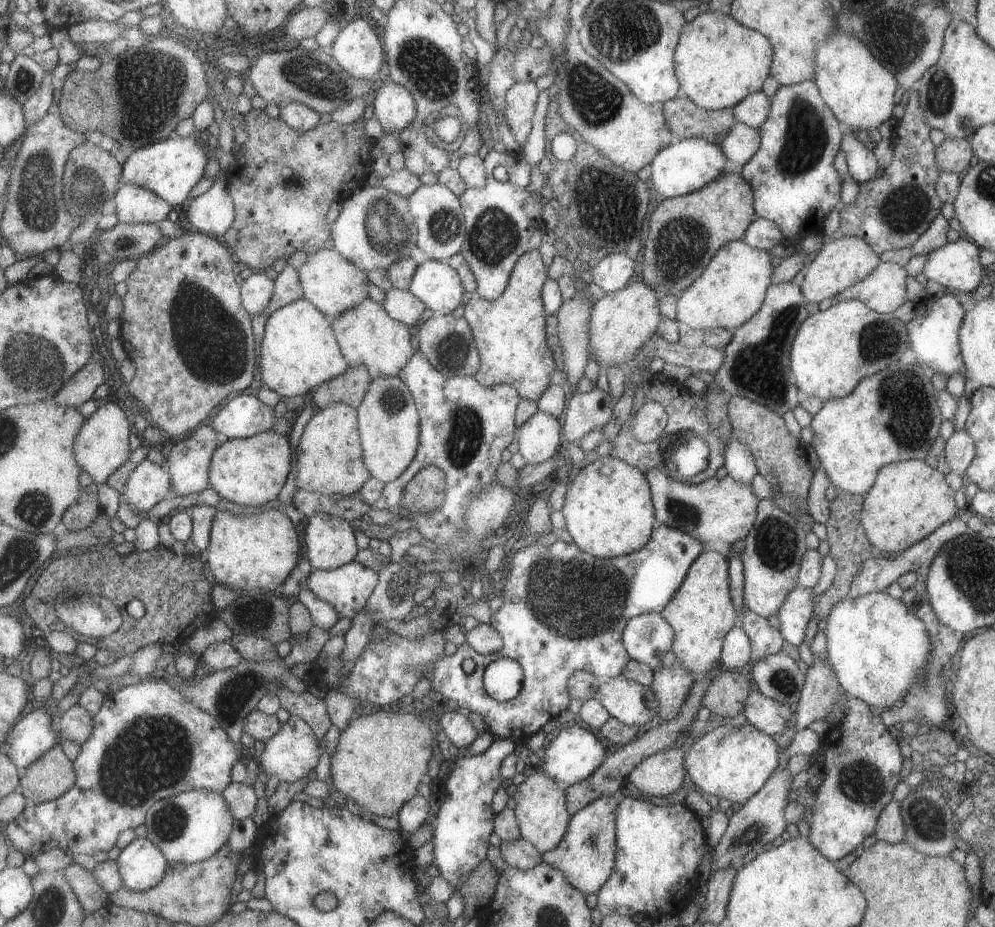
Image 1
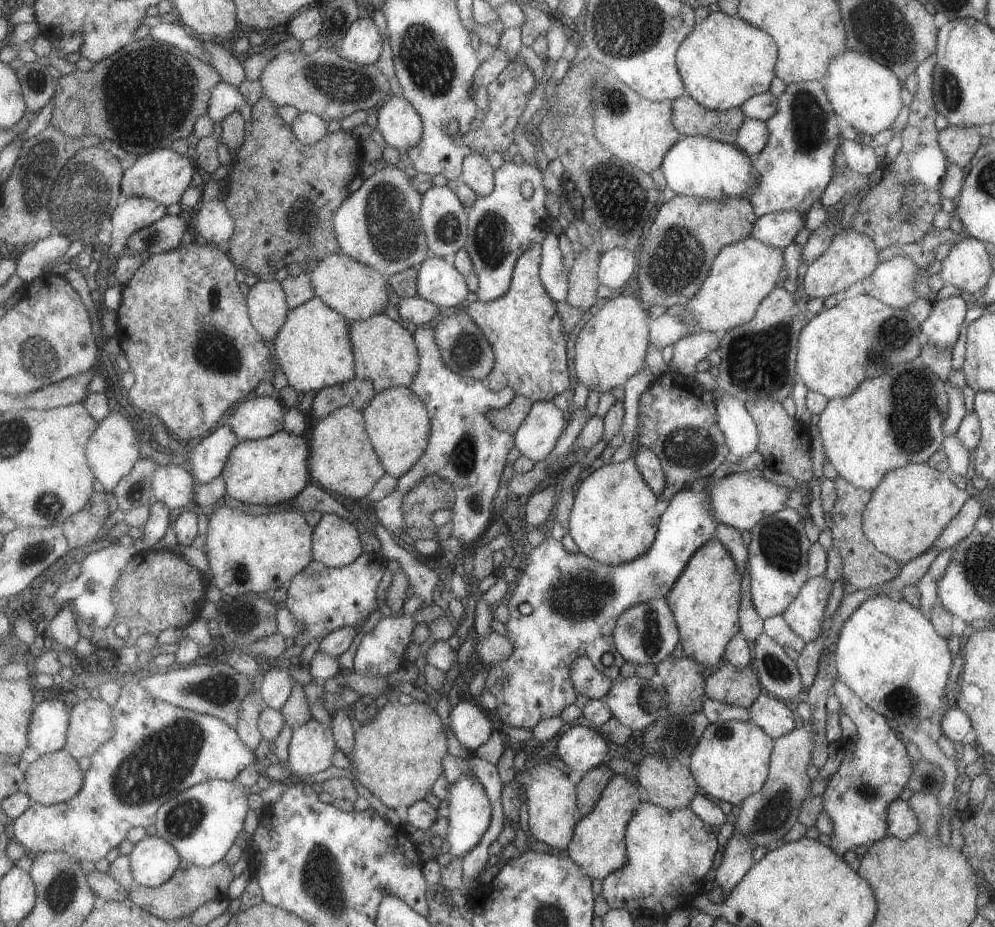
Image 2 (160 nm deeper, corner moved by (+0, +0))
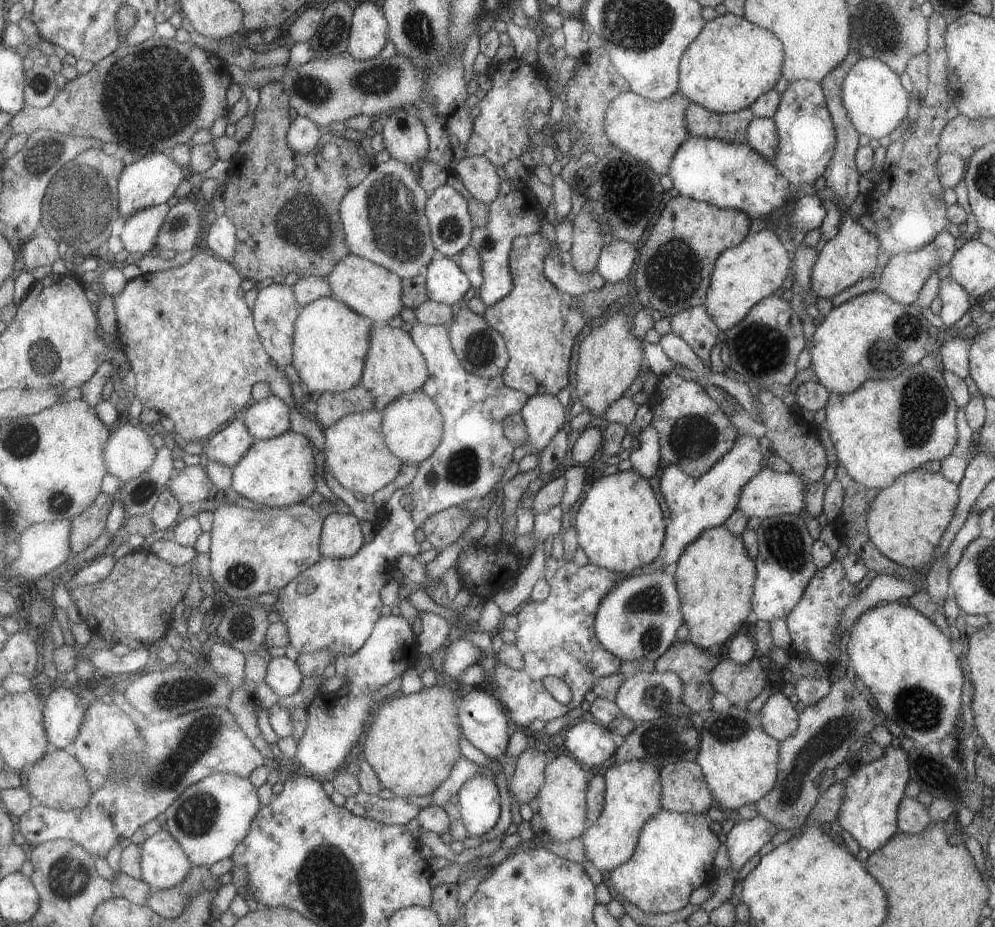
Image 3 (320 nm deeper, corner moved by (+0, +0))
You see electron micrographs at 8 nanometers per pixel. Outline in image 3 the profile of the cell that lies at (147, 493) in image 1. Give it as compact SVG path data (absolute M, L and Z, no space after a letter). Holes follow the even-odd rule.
M205 462L199 465L189 465L176 473L168 484L181 501L182 506L207 502L214 494L215 488Z

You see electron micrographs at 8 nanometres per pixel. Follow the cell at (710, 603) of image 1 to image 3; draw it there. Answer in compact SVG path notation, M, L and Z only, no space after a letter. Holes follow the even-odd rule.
M719 525L705 529L691 541L682 550L675 565L675 584L681 603L682 622L688 628L687 639L701 649L715 651L719 644L725 644L748 620L756 573L754 560L745 550L741 537L733 534L725 525Z

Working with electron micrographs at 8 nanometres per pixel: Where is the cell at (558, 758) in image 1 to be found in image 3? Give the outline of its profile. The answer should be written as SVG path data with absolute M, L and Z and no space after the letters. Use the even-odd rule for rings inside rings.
M583 721L566 730L564 746L580 764L593 767L613 758L616 750L613 736L608 727Z

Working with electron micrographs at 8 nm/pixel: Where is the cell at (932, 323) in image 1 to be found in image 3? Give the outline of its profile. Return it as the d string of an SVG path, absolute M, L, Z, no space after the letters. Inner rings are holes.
M945 277L939 281L937 295L942 304L938 315L943 327L953 326L955 322L959 321L973 301L963 287L959 286L951 277Z

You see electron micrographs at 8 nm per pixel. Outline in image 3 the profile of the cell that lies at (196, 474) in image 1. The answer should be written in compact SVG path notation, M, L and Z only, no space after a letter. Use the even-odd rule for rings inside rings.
M236 418L206 442L203 449L204 461L217 461L230 467L237 466L255 442L257 440L245 421Z

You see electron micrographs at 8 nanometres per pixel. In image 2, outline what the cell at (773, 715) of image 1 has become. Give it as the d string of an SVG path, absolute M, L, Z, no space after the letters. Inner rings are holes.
M767 692L759 693L748 711L750 722L773 740L795 728L793 712L787 708L784 701L780 701Z

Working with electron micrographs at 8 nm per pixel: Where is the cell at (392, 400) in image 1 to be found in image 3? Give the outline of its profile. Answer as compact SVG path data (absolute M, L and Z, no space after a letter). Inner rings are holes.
M422 389L414 390L413 393L404 394L396 398L393 402L390 402L390 405L387 405L379 412L382 414L381 429L386 439L386 445L398 459L402 459L402 462L419 464L434 453L435 447L439 444L442 437L442 416L434 399L429 398Z

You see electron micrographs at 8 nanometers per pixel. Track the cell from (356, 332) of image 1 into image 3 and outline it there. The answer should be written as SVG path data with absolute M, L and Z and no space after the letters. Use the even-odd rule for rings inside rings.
M373 324L371 348L367 357L362 385L371 391L376 411L382 411L387 405L390 405L390 402L404 394L421 389L428 376L425 356L408 332L403 331L400 327L392 328L388 324Z

